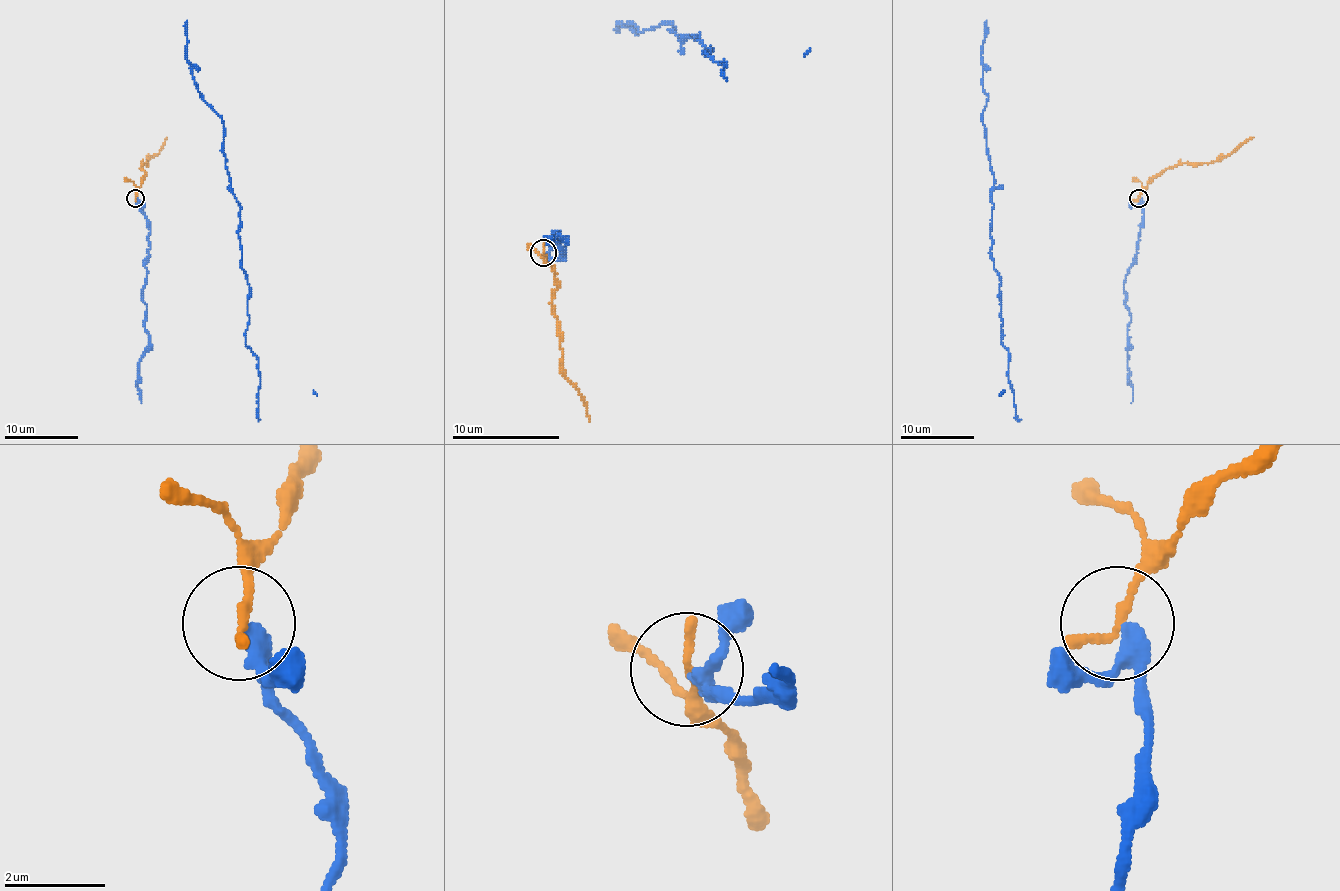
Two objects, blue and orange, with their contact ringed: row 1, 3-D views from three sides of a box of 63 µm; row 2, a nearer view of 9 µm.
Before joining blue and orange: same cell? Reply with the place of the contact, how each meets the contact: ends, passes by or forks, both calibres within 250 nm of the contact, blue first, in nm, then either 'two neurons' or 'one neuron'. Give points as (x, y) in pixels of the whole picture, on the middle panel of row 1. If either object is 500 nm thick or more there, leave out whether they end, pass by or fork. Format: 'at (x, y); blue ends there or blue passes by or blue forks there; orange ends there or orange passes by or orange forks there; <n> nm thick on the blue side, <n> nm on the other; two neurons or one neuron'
at (543, 253); blue passes by; orange ends there; 280 nm thick on the blue side, 220 nm on the other; two neurons

